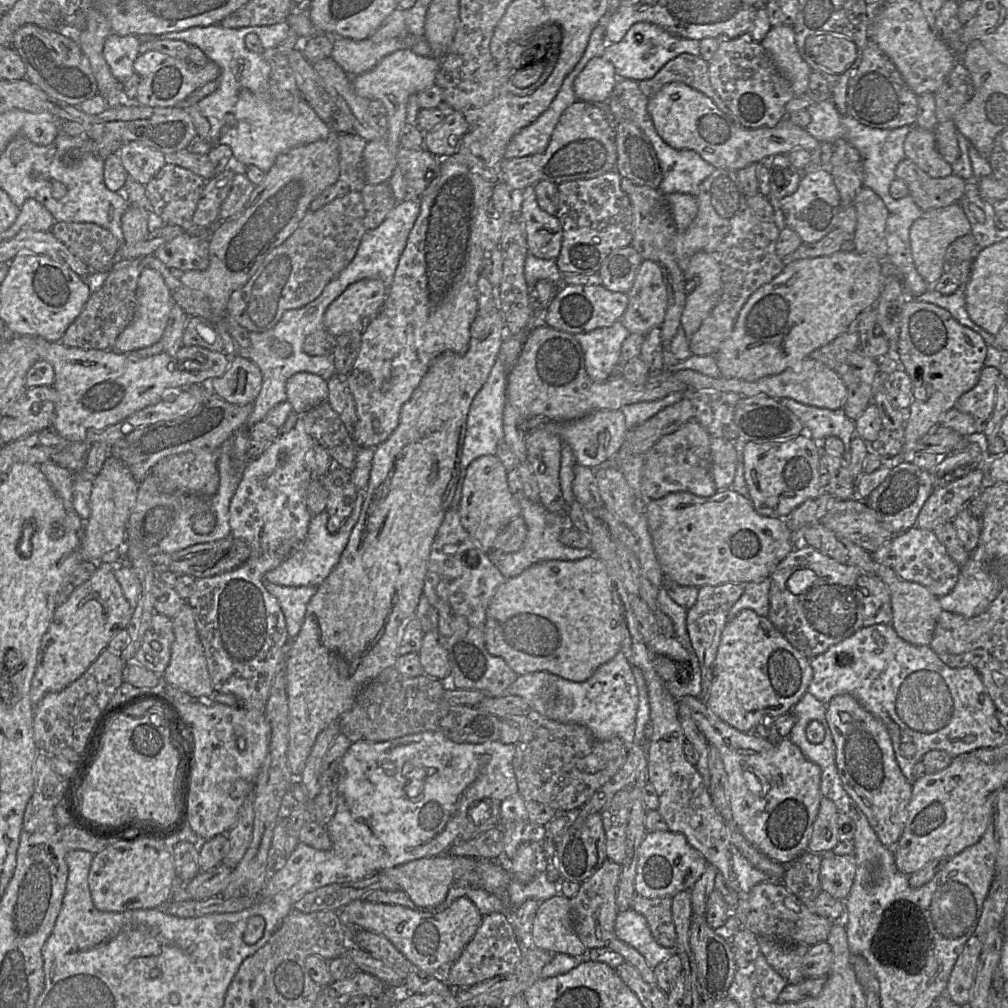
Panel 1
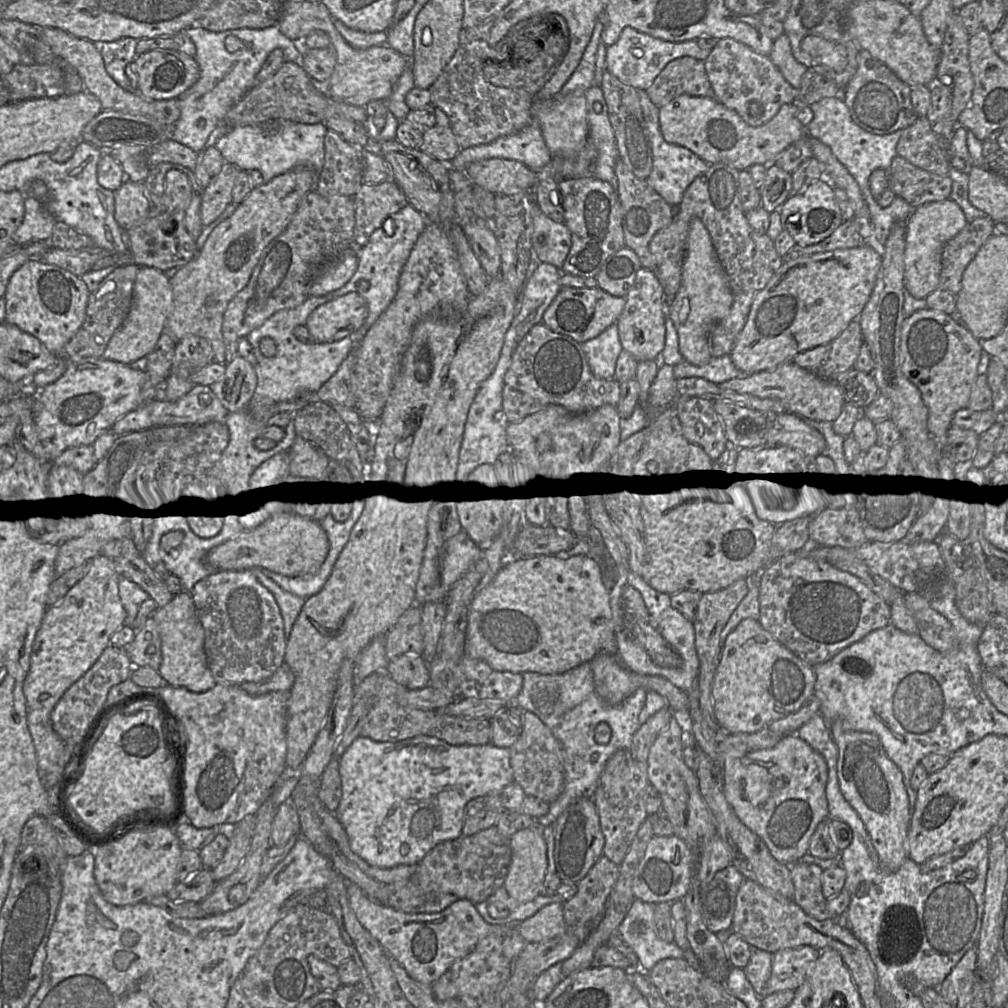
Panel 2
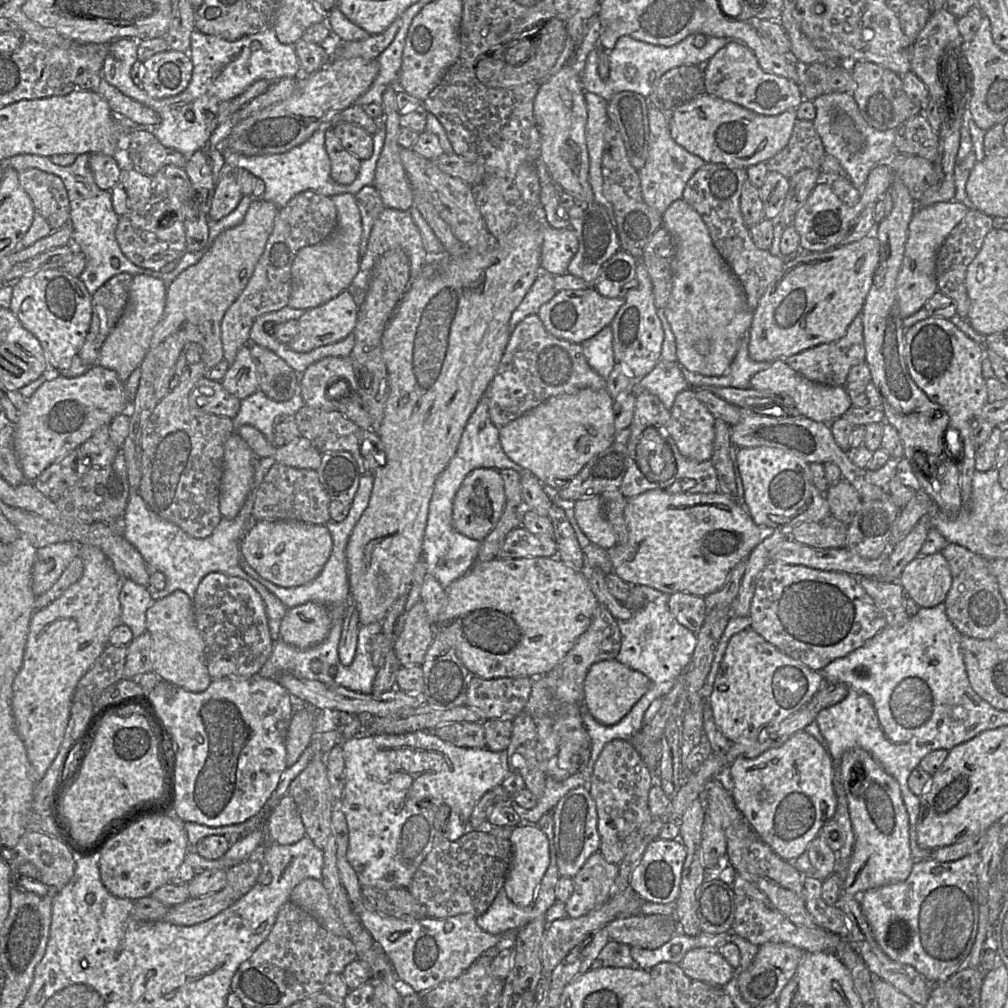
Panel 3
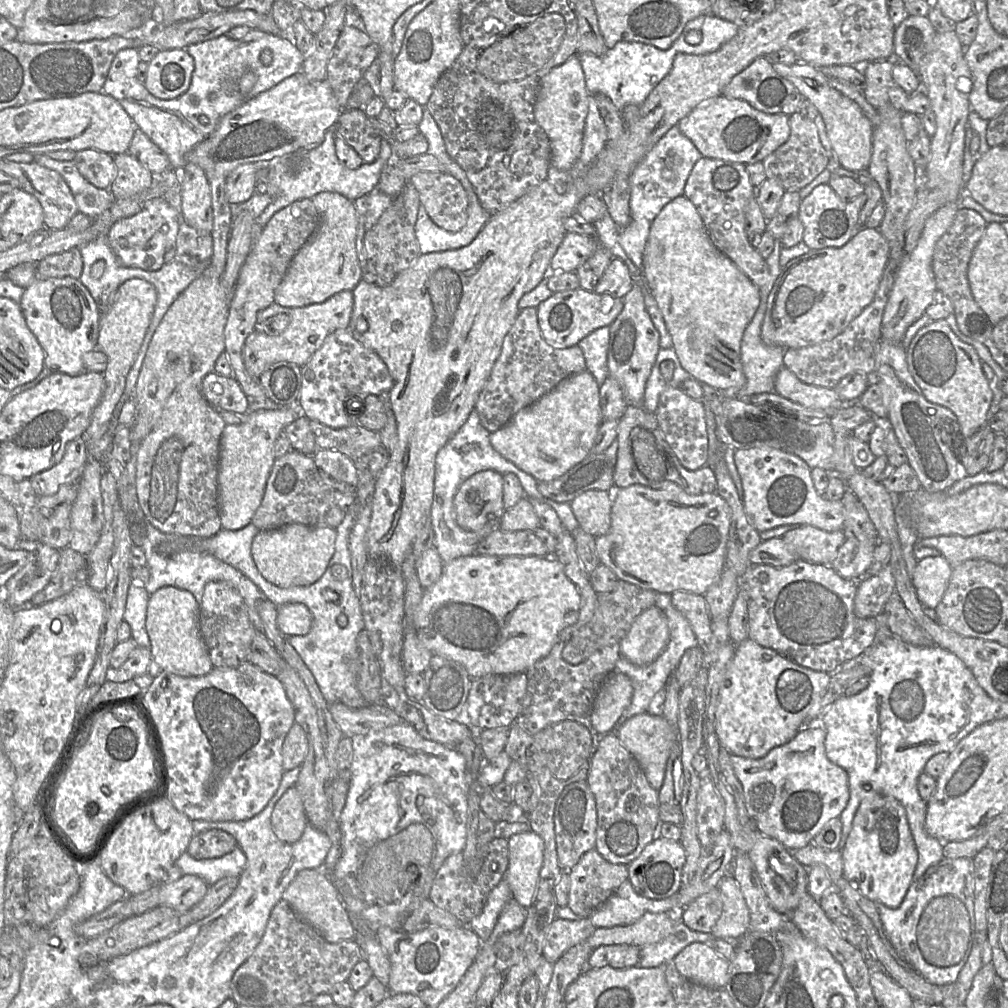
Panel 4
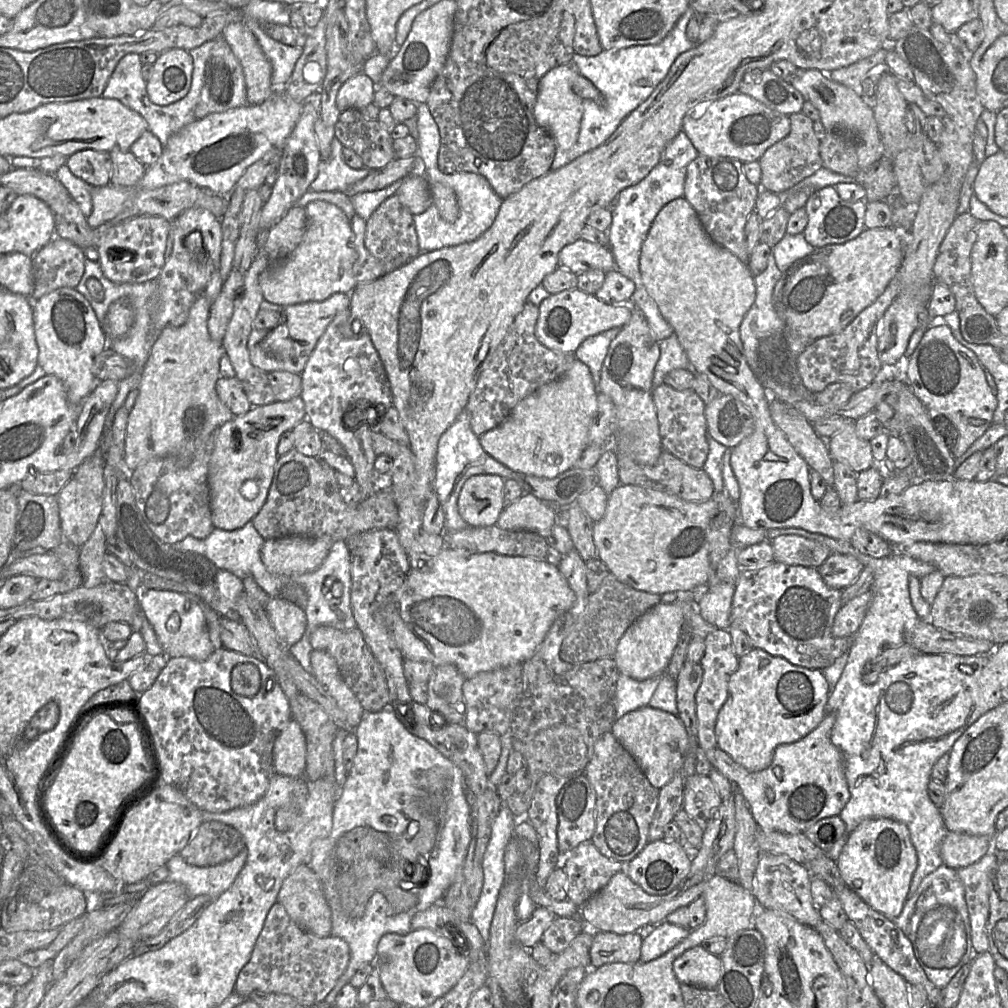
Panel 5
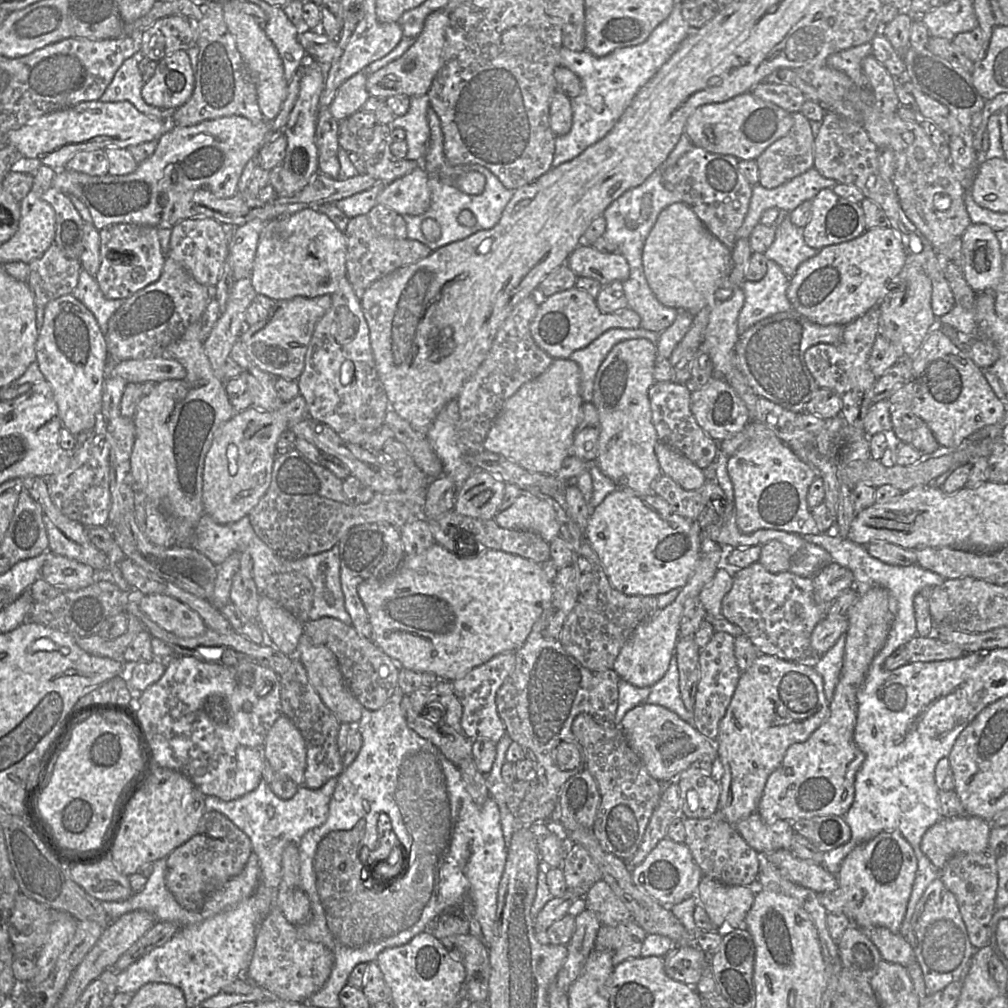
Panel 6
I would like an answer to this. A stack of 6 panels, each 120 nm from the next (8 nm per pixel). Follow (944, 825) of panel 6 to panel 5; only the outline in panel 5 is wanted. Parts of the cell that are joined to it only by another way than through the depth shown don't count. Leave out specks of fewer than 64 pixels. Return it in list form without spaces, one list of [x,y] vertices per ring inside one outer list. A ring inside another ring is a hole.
[[[948,831],[940,849],[943,864],[953,869],[967,867],[992,851],[992,837]]]

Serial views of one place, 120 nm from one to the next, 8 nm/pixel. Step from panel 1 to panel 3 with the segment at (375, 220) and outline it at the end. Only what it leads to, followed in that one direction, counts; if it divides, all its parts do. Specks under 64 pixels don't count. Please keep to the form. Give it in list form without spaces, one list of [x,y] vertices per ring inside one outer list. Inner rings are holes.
[[[374,185],[364,186],[354,195],[354,197],[359,210],[362,227],[360,241],[361,258],[364,255],[373,224],[385,206]]]

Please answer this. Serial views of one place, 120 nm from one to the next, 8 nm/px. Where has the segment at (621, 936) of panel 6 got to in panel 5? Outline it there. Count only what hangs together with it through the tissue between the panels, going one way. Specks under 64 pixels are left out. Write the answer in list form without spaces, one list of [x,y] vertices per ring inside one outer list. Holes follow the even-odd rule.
[[[642,931],[622,935],[612,932],[595,932],[589,964],[591,967],[599,968],[611,963],[640,962],[643,939]]]

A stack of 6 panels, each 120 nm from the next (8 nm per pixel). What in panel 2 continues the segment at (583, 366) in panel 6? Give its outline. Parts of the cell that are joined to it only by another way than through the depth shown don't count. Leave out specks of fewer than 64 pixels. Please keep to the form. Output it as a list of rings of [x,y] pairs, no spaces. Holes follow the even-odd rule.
[[[617,323],[610,325],[597,337],[582,343],[591,372],[598,378],[615,379],[617,359],[623,349]]]

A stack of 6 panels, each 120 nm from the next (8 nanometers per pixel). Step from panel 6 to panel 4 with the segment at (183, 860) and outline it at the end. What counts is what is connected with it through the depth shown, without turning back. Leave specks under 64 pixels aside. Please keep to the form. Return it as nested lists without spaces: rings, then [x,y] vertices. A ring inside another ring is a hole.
[[[209,829],[194,833],[187,851],[195,859],[221,857],[238,846],[236,839],[220,829]]]

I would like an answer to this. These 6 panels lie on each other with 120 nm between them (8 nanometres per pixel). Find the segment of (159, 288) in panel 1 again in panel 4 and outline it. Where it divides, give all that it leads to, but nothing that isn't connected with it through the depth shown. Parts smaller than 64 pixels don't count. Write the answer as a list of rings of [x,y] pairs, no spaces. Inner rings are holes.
[[[133,278],[119,286],[114,302],[100,316],[96,349],[107,356],[108,362],[103,373],[105,386],[102,397],[92,413],[89,427],[81,436],[86,445],[99,439],[108,430],[113,411],[124,392],[127,375],[151,322],[156,302],[155,287],[143,279]]]

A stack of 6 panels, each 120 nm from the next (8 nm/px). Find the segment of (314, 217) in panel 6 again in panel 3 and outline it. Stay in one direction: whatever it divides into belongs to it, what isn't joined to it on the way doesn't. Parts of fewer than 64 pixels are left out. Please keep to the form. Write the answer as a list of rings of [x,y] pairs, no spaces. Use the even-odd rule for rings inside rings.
[[[341,193],[331,199],[337,211],[336,227],[325,240],[303,247],[295,254],[288,307],[308,310],[326,303],[346,291],[359,270],[362,227],[355,197],[350,193]]]

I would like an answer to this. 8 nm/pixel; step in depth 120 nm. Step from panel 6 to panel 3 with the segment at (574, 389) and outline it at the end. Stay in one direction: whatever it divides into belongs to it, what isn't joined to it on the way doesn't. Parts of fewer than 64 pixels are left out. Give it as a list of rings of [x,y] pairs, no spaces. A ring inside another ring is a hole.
[[[583,388],[571,394],[548,398],[535,408],[500,428],[499,440],[506,455],[522,468],[531,471],[550,489],[564,487],[596,455],[615,441],[614,399],[606,389]]]

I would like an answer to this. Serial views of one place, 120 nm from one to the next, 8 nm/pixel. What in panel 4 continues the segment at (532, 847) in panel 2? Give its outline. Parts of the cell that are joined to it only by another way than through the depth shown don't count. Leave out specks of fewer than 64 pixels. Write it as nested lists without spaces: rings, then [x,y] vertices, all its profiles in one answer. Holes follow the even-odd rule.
[[[532,830],[512,835],[508,840],[509,862],[505,880],[512,898],[522,907],[531,906],[544,857],[544,841]]]

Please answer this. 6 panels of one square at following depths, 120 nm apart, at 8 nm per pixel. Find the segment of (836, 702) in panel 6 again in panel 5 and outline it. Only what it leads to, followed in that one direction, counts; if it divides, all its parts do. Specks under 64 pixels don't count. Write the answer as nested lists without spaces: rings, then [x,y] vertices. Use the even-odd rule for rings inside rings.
[[[827,712],[820,724],[802,739],[777,746],[769,767],[750,772],[718,747],[701,751],[712,768],[727,777],[743,794],[760,829],[800,834],[817,821],[837,816],[850,799],[843,753],[831,742],[835,716]]]

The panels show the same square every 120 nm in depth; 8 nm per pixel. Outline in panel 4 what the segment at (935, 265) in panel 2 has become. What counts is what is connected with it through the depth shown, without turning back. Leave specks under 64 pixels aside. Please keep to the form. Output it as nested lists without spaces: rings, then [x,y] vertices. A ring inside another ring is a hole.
[[[959,200],[955,203],[947,203],[926,220],[915,248],[905,257],[896,274],[881,321],[881,338],[883,340],[902,343],[908,327],[921,318],[931,304],[937,291],[932,268],[934,249],[938,240],[952,225],[959,209],[961,209]]]

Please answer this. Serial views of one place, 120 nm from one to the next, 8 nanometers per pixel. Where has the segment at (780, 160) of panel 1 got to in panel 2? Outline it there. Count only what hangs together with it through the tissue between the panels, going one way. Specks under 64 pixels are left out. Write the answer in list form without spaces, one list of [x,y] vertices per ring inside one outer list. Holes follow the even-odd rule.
[[[776,164],[767,166],[765,181],[759,191],[761,206],[769,213],[780,209],[783,203],[792,195],[791,174]]]

